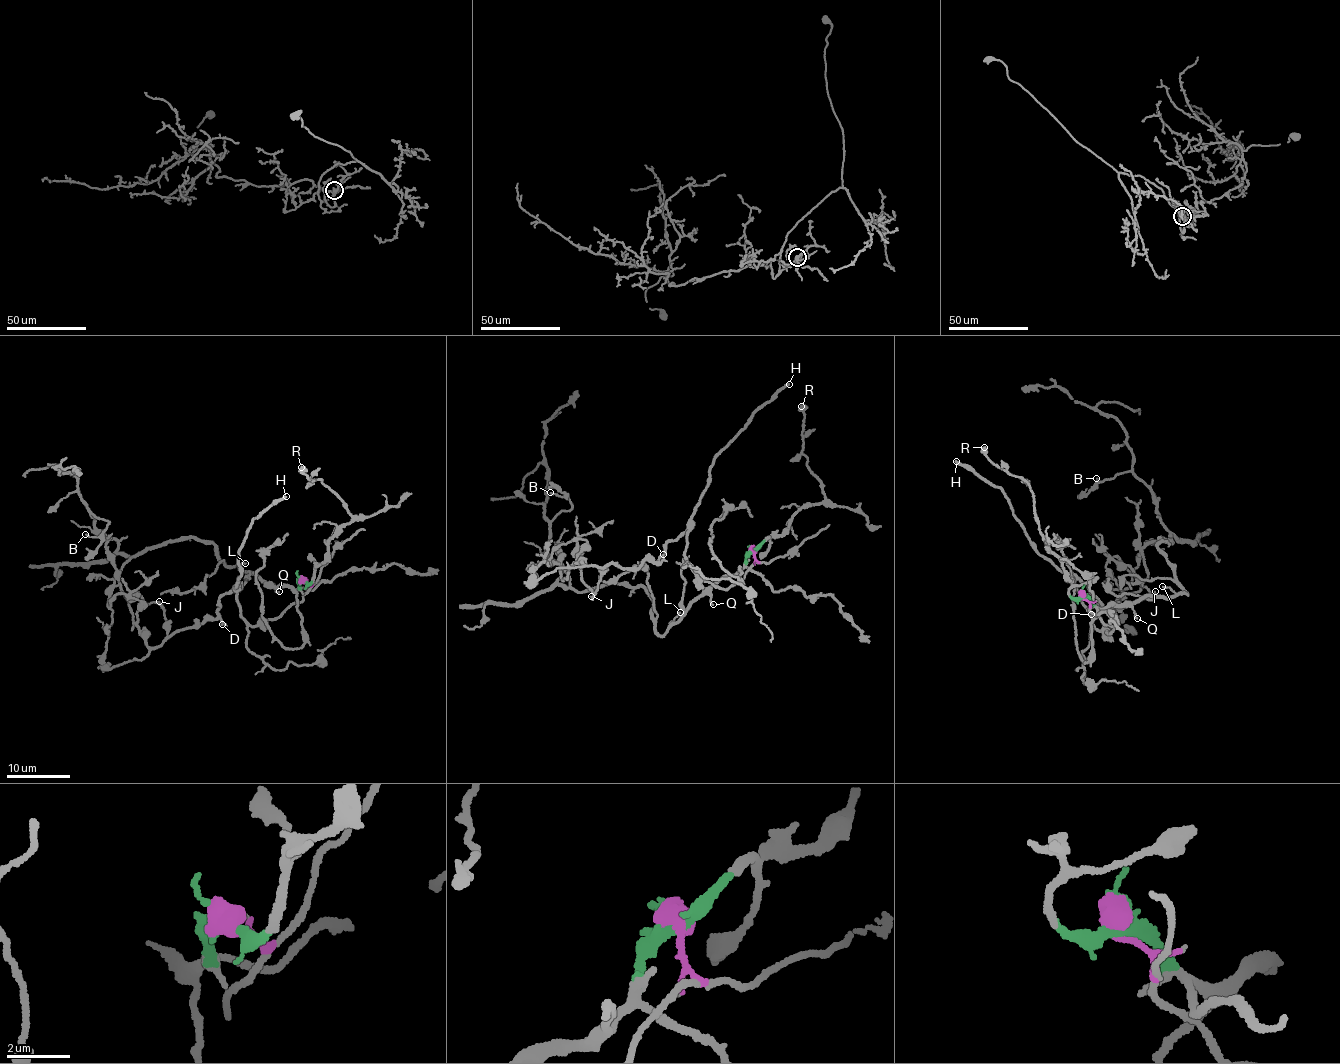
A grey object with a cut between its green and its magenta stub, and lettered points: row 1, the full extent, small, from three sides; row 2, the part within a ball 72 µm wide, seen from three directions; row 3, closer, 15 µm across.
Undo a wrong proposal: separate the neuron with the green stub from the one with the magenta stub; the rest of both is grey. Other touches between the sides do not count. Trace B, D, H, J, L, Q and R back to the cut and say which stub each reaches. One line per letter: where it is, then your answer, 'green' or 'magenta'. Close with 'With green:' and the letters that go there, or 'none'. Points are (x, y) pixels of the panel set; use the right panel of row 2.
B: (1096, 478) | green
D: (1091, 614) | magenta
H: (956, 461) | magenta
J: (1155, 591) | magenta
L: (1162, 586) | green
Q: (1137, 618) | green
R: (984, 447) | green
With green: B, L, Q, R

